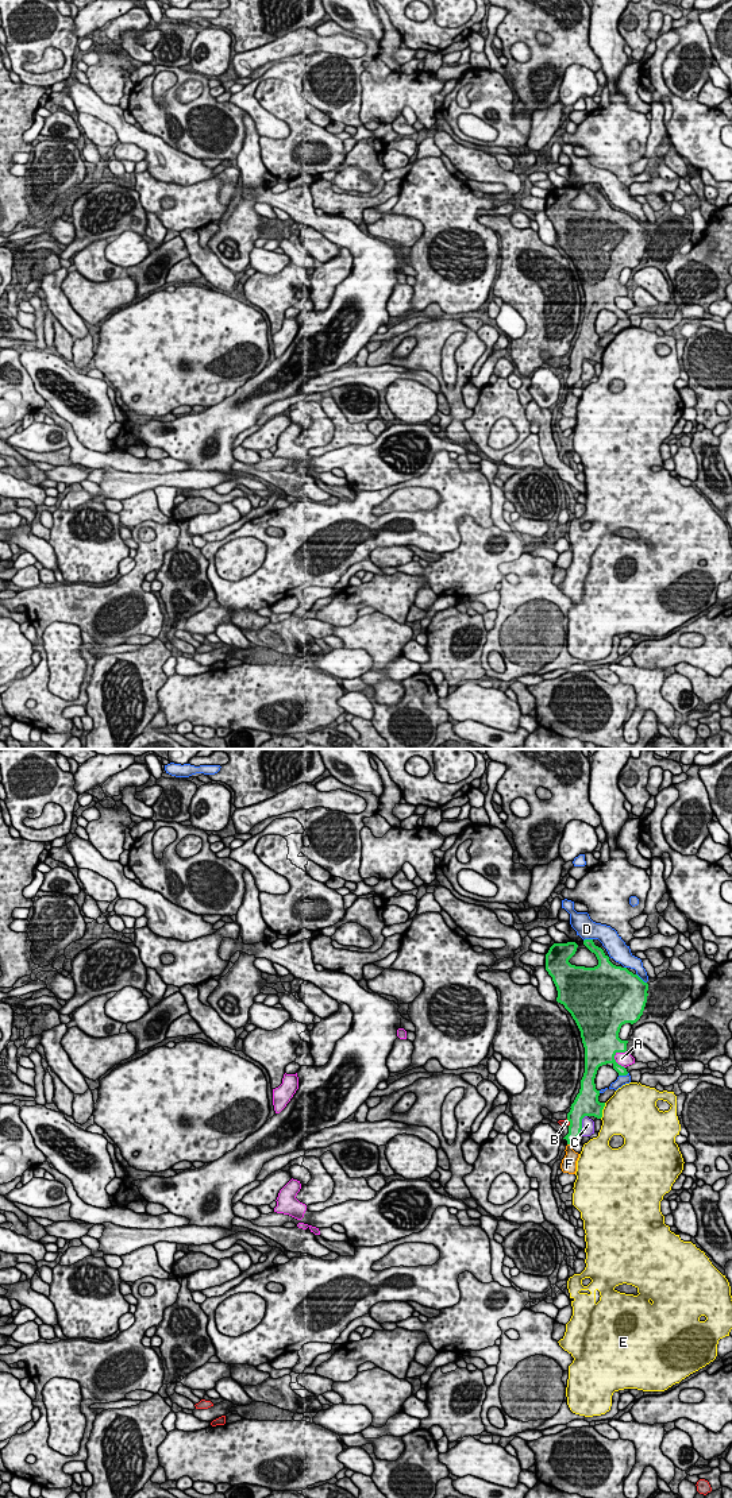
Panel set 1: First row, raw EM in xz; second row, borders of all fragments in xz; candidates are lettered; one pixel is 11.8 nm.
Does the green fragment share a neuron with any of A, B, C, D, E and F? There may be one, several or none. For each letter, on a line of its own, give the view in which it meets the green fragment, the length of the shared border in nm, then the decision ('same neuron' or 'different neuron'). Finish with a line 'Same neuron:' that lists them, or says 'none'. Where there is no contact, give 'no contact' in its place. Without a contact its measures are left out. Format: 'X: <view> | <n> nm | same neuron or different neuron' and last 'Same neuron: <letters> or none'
A: xz | 240 nm | different neuron
B: xz | 100 nm | different neuron
C: xz | 260 nm | different neuron
D: xz | 170 nm | different neuron
E: xz | 200 nm | different neuron
F: xz | 70 nm | same neuron
Same neuron: F

